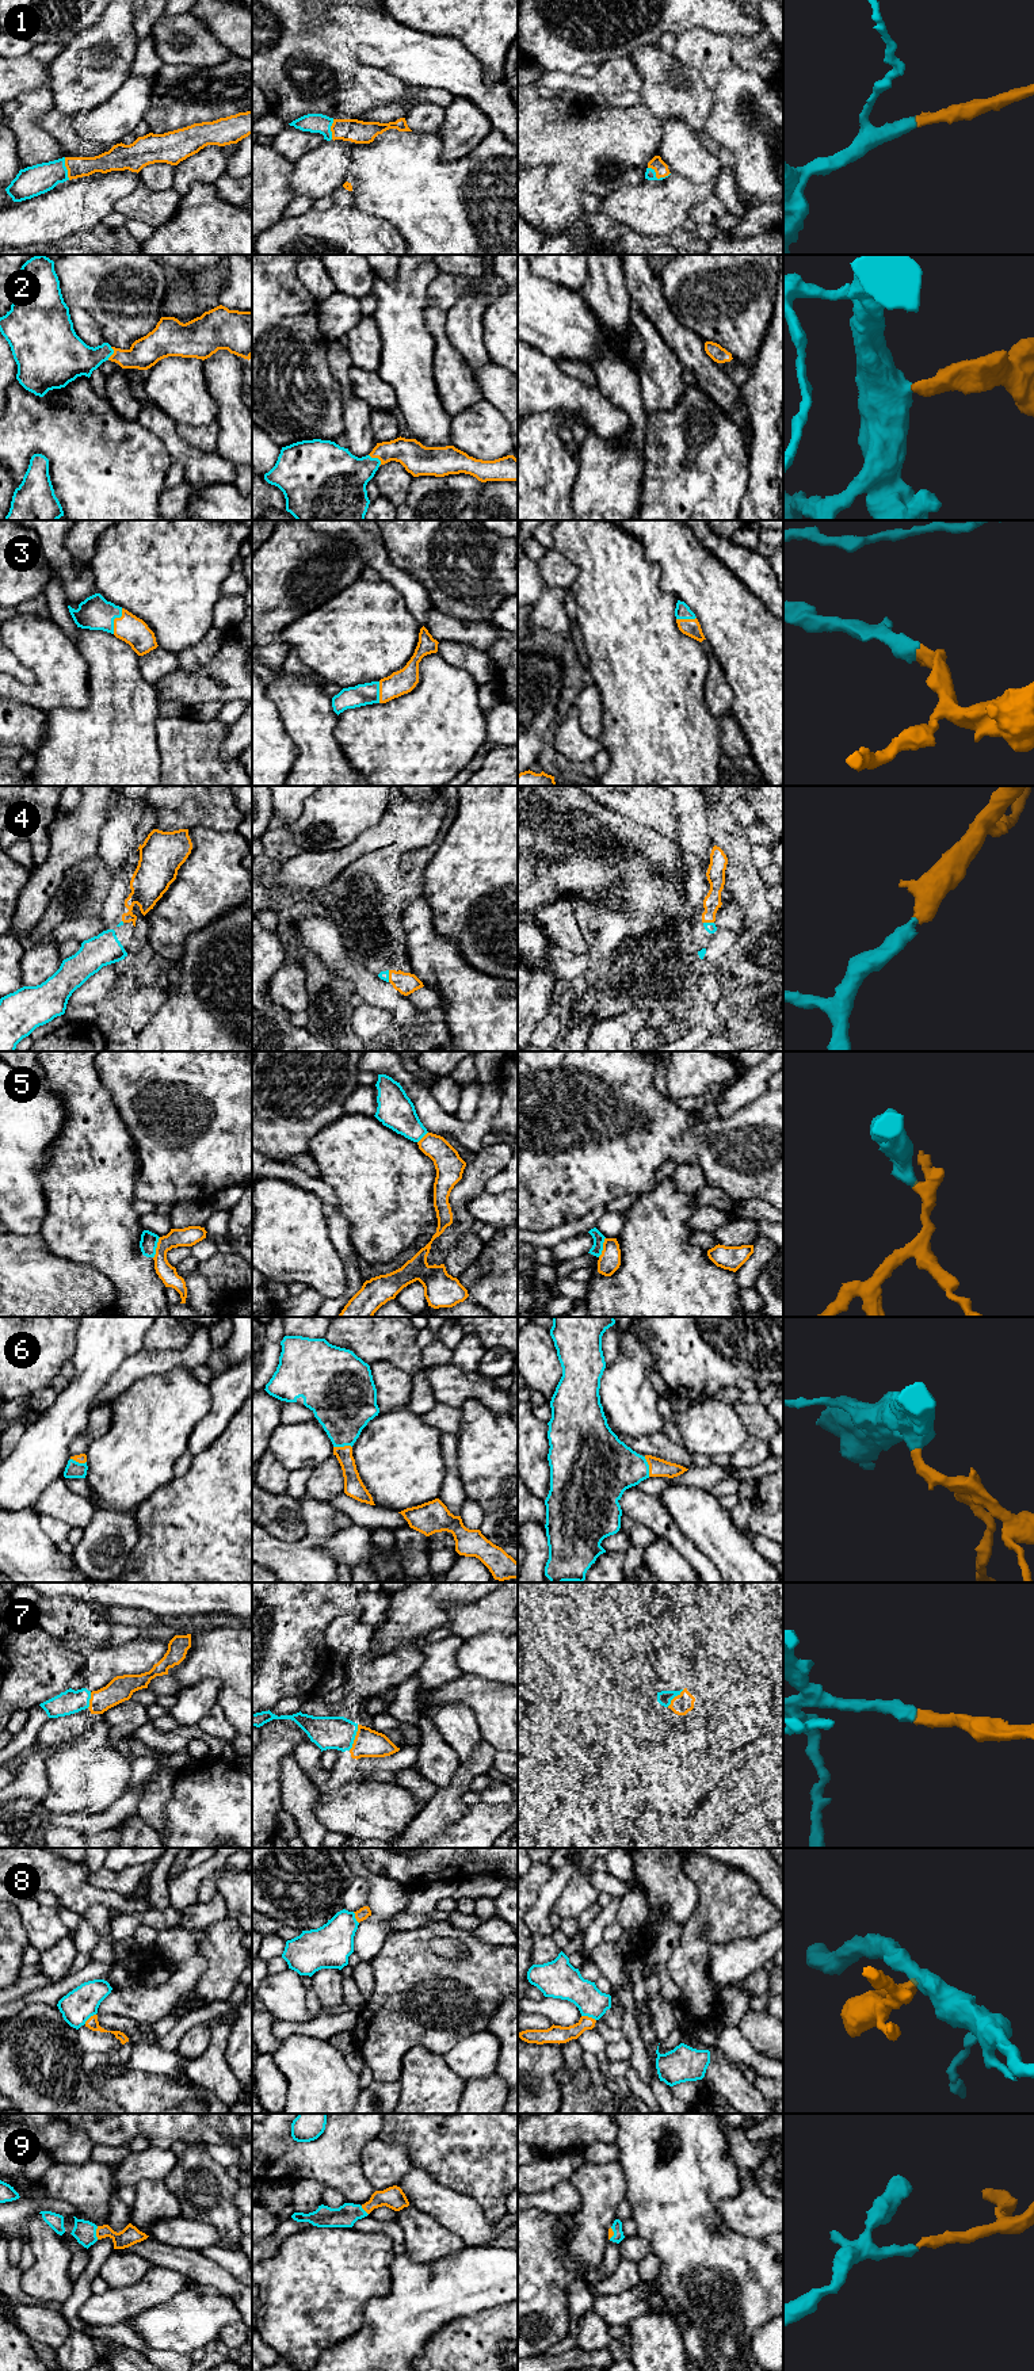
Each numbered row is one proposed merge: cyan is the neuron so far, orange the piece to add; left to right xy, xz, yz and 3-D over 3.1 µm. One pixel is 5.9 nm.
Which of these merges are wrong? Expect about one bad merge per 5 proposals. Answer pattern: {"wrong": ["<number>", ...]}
{"wrong": ["5", "8"]}

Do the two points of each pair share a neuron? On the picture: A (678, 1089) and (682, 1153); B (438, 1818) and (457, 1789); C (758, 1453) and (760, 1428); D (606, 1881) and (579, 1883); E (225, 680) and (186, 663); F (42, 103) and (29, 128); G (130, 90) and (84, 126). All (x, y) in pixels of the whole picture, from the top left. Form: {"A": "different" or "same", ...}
{"A": "different", "B": "same", "C": "different", "D": "different", "E": "different", "F": "same", "G": "same"}

